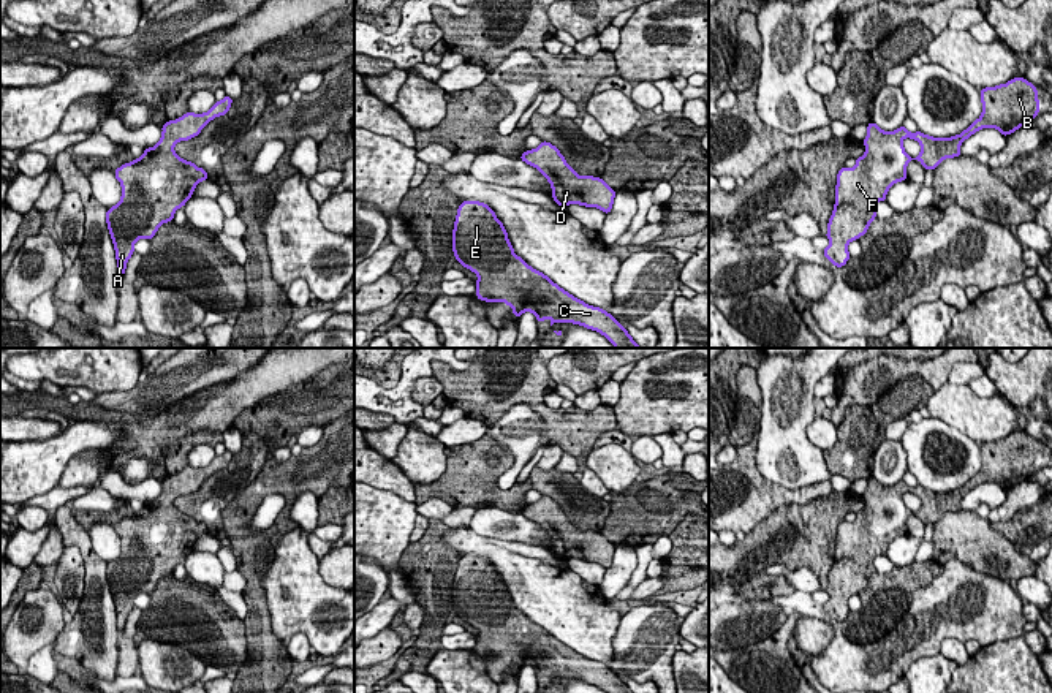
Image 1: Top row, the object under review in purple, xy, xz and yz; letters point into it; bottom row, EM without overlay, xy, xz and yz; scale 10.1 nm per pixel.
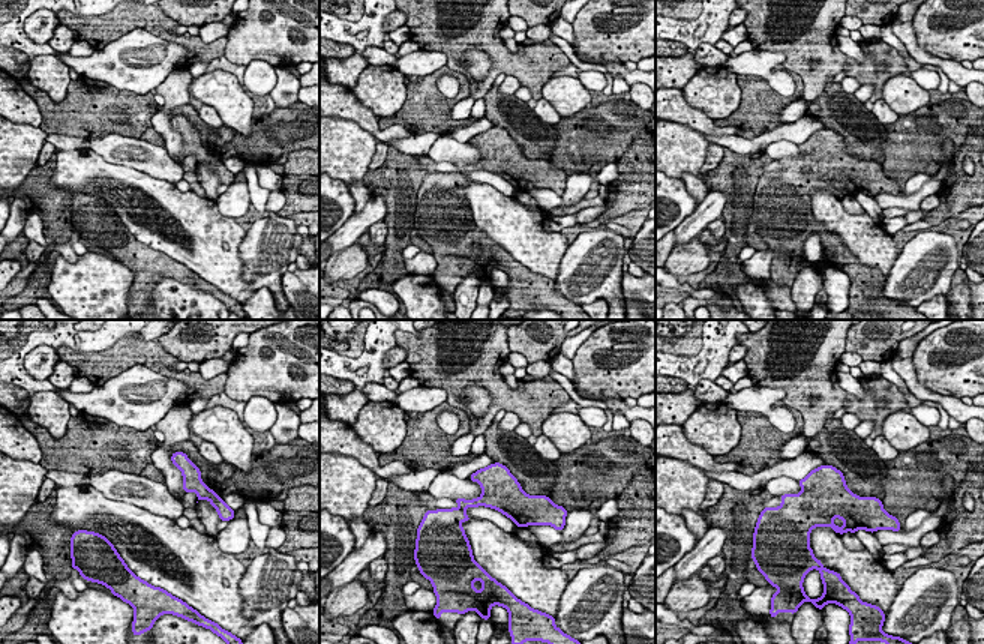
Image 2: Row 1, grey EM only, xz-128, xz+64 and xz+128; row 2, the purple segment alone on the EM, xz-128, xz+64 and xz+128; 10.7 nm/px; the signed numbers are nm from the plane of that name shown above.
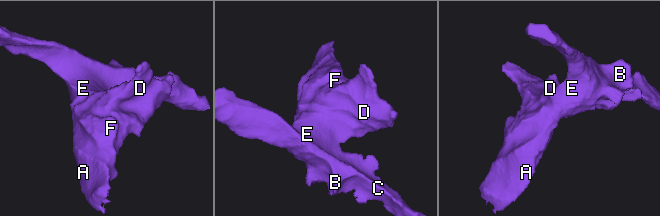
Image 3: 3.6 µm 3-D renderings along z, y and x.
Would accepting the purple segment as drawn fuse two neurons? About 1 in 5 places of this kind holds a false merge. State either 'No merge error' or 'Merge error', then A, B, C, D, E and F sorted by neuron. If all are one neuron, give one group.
No merge error. Groups: A B C D E F

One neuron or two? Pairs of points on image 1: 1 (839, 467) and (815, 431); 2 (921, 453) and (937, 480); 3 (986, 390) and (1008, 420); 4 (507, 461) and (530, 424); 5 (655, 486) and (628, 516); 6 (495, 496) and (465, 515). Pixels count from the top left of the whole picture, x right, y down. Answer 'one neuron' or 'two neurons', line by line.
1: two neurons
2: one neuron
3: two neurons
4: two neurons
5: one neuron
6: two neurons

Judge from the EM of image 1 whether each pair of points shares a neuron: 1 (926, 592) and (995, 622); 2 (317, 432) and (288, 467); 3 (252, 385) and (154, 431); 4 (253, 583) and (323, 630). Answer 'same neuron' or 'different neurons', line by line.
1: same neuron
2: different neurons
3: same neuron
4: different neurons

